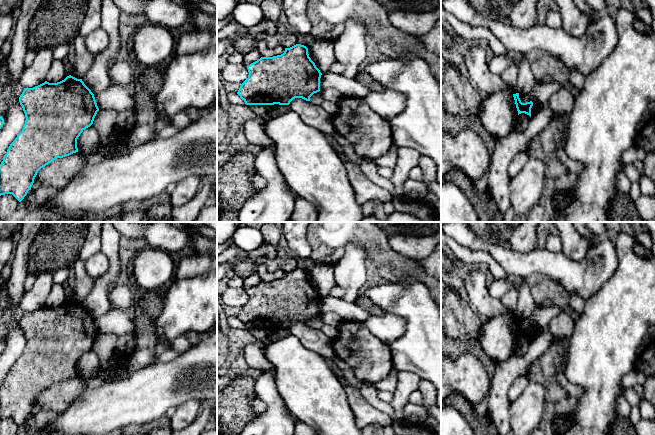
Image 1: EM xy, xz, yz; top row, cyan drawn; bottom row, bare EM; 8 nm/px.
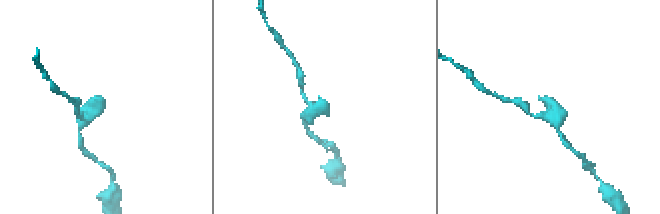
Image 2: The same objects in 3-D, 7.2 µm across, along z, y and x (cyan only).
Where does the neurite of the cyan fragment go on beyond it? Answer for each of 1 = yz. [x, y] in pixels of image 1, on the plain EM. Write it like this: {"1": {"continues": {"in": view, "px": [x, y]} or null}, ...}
{"1": {"continues": null}}

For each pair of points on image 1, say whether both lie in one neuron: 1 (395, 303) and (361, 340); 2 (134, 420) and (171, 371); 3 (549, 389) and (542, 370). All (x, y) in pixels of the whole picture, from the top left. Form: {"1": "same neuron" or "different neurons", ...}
{"1": "different neurons", "2": "same neuron", "3": "same neuron"}

